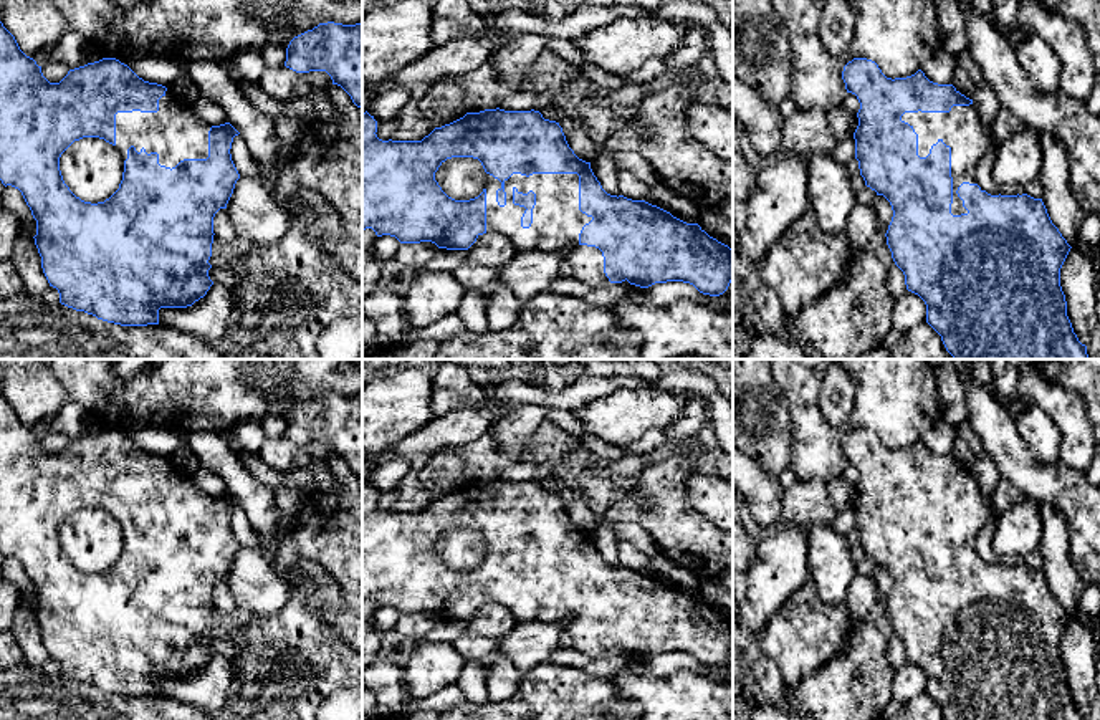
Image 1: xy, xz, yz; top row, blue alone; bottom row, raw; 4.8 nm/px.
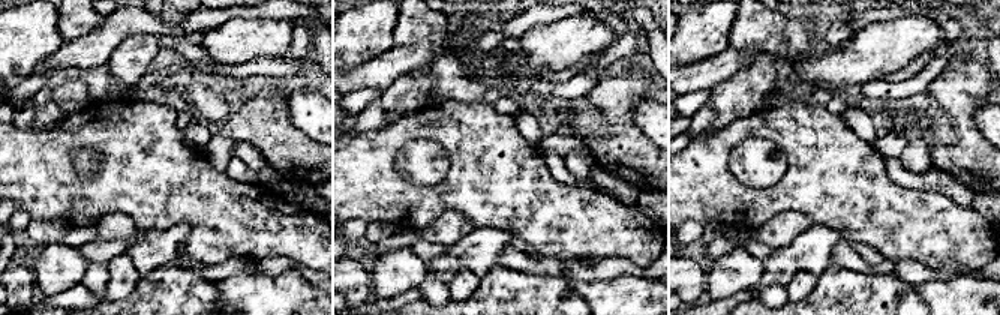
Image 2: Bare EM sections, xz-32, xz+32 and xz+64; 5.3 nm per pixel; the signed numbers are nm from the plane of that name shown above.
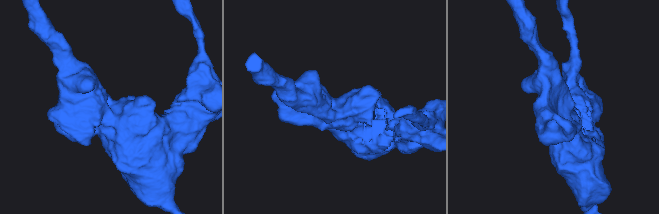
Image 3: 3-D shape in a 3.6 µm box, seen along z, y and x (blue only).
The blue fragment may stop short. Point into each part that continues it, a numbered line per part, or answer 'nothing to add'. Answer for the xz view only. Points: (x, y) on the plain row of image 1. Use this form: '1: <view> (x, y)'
1: xz (556, 595)

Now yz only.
1: yz (961, 499)

